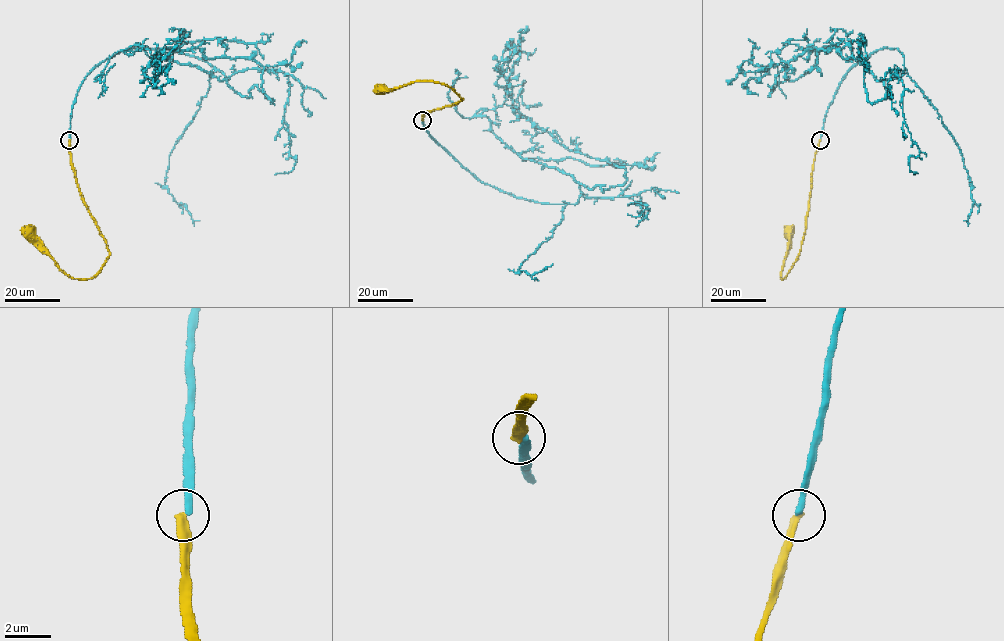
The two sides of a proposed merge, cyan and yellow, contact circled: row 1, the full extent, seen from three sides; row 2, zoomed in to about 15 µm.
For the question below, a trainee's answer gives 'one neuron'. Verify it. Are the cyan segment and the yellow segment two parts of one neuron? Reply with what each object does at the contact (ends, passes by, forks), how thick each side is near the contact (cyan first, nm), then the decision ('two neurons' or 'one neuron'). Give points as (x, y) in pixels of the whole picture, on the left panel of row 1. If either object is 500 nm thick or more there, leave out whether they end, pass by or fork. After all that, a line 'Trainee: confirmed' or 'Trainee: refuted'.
cyan ends | yellow ends | 300/380 nm | two neurons
Trainee: refuted

